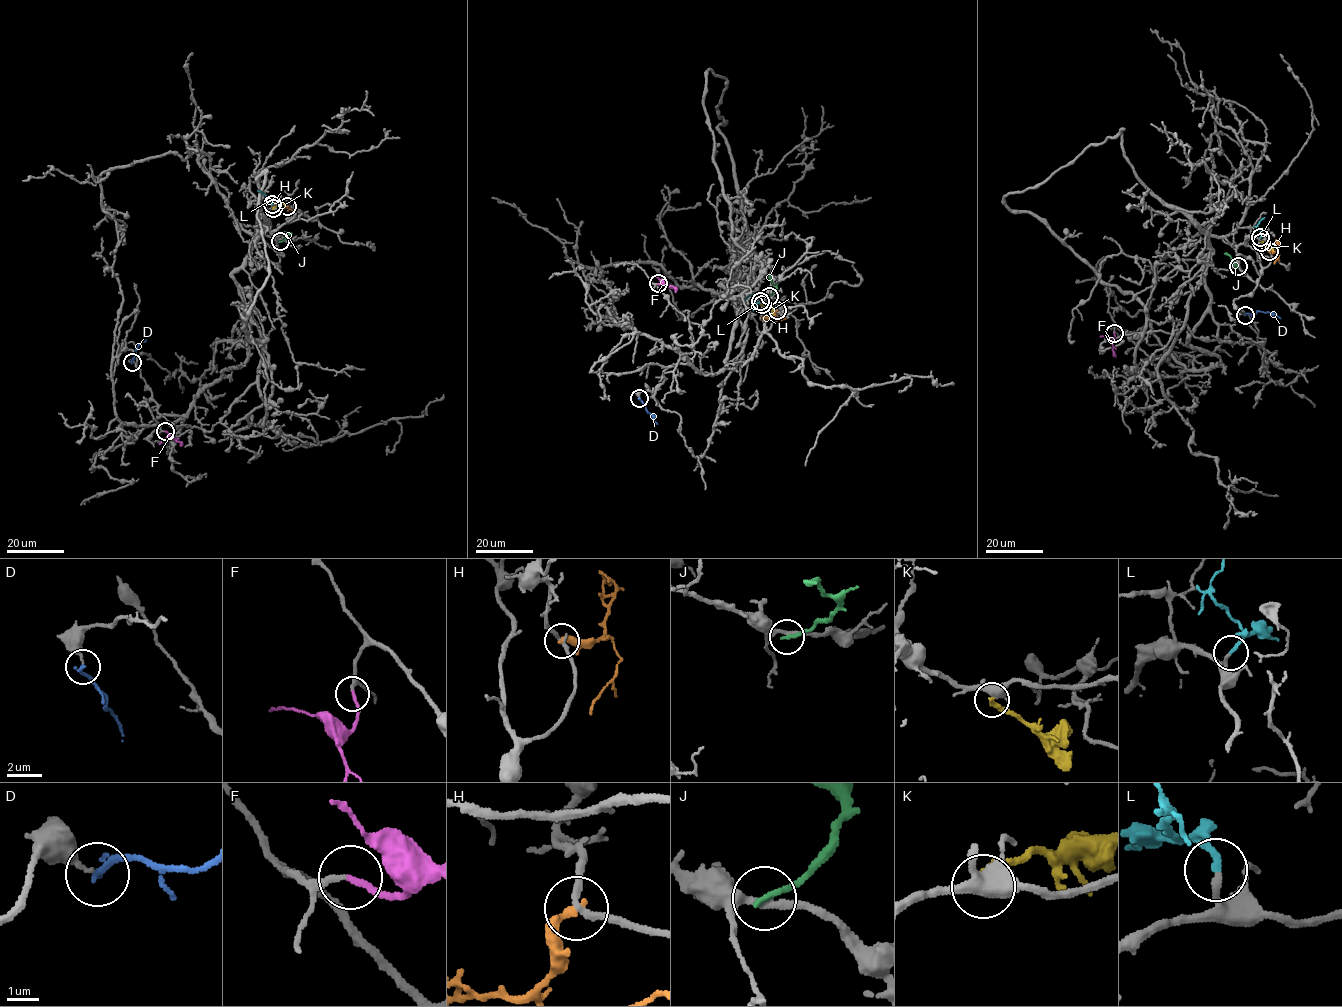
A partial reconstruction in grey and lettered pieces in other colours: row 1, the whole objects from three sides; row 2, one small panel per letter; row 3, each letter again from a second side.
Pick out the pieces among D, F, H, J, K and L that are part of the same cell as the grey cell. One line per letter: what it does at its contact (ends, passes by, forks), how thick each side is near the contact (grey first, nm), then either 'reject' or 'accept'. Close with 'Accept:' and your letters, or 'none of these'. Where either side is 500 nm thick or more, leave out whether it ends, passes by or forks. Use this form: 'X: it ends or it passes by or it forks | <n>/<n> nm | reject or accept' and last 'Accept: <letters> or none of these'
D: it ends | 240/200 nm | reject
F: it ends | 130/200 nm | accept
H: it ends | 220/280 nm | reject
J: it ends | 240/190 nm | reject
K: it ends | 440/280 nm | reject
L: it ends | 200/240 nm | accept
Accept: F, L

